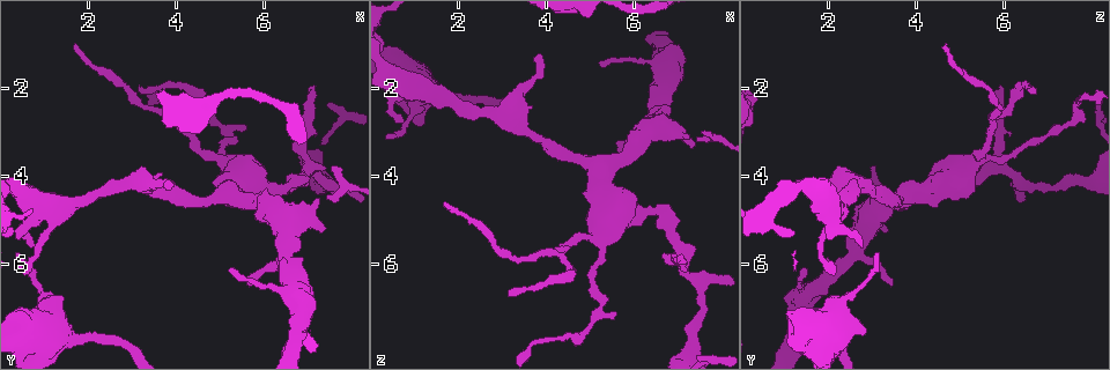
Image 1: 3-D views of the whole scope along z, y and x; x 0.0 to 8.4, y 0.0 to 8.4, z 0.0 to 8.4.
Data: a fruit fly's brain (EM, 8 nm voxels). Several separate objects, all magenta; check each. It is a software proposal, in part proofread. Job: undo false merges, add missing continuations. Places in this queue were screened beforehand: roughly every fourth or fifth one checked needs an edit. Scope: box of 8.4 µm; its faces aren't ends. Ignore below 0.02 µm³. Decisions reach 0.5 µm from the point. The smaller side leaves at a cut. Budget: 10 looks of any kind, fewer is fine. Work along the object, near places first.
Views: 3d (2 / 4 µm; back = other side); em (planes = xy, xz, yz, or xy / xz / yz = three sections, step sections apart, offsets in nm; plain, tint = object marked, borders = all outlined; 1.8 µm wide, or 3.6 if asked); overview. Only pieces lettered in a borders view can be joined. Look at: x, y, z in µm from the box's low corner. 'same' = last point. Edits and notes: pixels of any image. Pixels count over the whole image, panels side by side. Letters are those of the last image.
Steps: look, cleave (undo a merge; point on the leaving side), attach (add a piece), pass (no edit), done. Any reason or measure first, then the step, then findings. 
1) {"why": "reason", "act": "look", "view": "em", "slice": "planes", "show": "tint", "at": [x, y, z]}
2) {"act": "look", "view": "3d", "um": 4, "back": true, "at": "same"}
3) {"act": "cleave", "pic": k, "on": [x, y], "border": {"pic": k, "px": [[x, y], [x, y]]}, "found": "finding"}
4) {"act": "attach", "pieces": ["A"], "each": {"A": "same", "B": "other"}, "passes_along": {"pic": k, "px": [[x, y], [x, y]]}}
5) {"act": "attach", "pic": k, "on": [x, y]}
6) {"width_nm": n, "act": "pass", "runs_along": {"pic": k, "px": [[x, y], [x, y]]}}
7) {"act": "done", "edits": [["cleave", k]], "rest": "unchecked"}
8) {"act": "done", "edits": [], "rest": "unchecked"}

{"why": "sudden change in width", "act": "look", "view": "em", "slice": "planes", "show": "borders", "at": [5.30, 3.65, 5.90]}

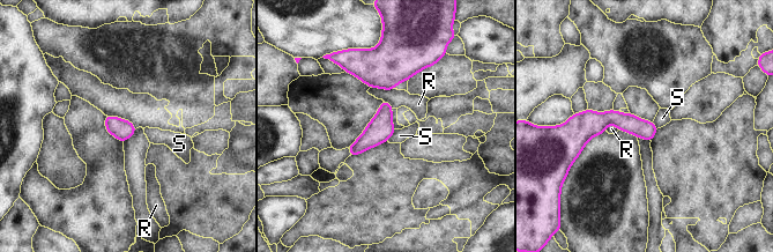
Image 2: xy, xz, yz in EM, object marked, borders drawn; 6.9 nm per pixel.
{"act": "pass", "each": {"R": "other", "S": "other"}, "found": "continuous, no second neuron"}

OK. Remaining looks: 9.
{"why": "tapers out", "act": "look", "view": "3d", "um": 2, "at": [5.25, 6.05, 1.40]}

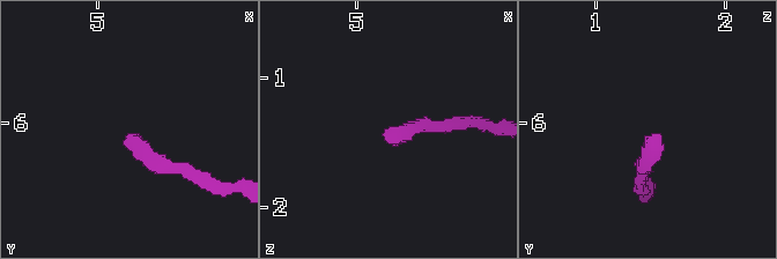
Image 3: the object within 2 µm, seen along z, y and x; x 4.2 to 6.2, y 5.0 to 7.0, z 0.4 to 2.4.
{"why": "now the EM", "act": "look", "view": "em", "slice": "yz", "step": 4, "show": "borders", "at": [5.22, 6.10, 1.44]}

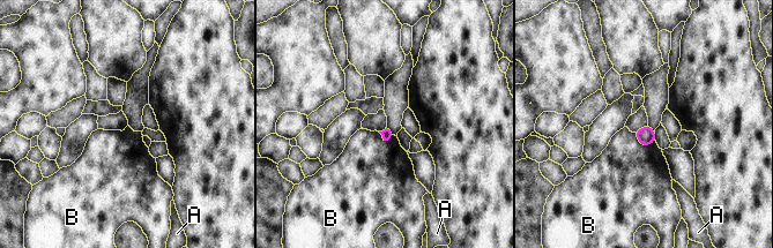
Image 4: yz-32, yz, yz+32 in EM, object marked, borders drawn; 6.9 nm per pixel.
{"act": "look", "view": "em", "slice": "planes", "show": "borders", "at": "same"}

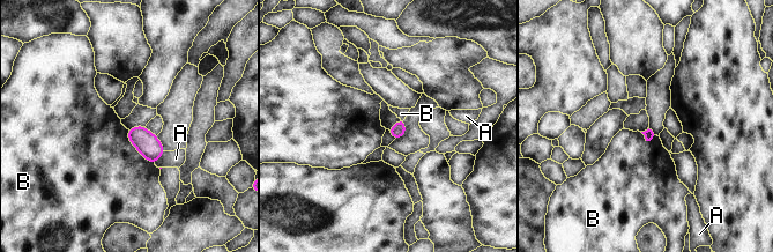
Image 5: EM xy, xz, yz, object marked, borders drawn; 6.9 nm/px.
{"act": "pass", "each": {"A": "other", "B": "other"}, "found": "none of them fits"}

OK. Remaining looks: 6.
{"act": "look", "view": "3d", "um": 2, "at": [1.65, 4.70, 2.25]}

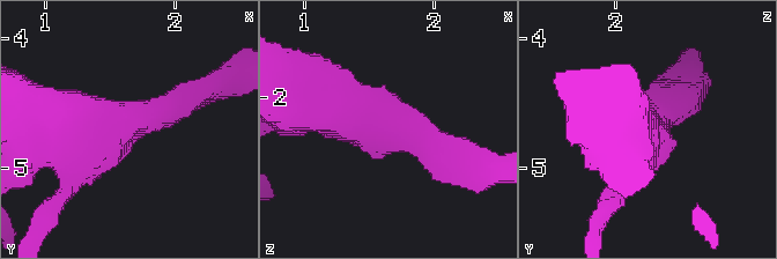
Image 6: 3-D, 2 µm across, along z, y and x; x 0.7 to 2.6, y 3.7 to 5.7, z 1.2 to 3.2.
{"act": "look", "view": "em", "slice": "planes", "show": "tint", "at": [1.70, 4.62, 2.24]}

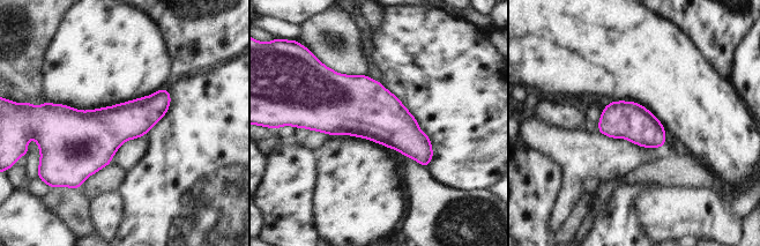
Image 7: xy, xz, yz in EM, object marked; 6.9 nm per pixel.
{"act": "look", "view": "em", "slice": "planes", "show": "borders", "at": "same"}

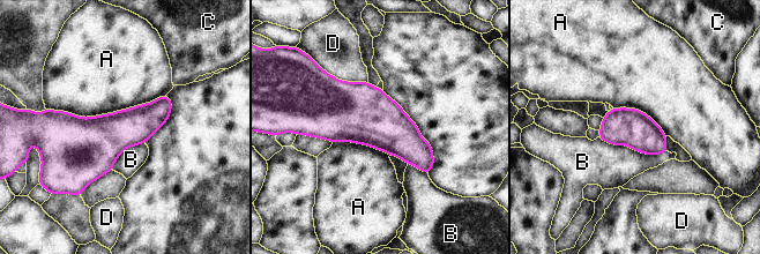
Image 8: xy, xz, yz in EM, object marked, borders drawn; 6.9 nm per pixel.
{"act": "pass", "each": {"A": "other", "B": "other", "C": "other", "D": "other"}, "border": {"pic": 8, "px": [[165, 94], [91, 117], [46, 110]]}, "found": "continuous, no second neuron"}

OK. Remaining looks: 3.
{"why": "an open end", "act": "look", "view": "3d", "um": 2, "at": [1.70, 1.00, 4.65]}

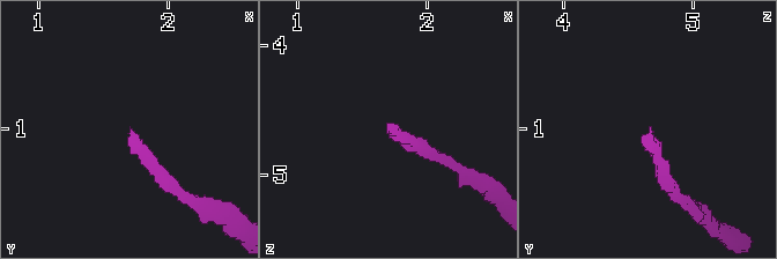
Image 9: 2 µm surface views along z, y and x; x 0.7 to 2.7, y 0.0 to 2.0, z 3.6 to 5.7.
{"act": "look", "view": "em", "slice": "xz", "step": 8, "show": "borders", "at": [1.72, 1.00, 4.70]}

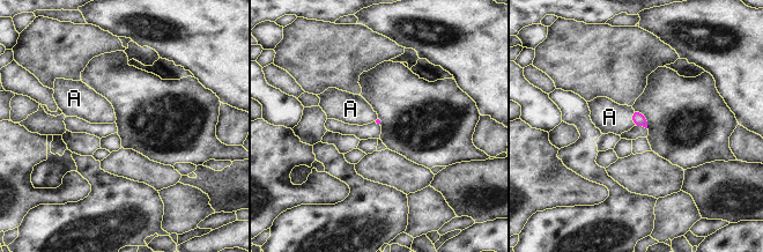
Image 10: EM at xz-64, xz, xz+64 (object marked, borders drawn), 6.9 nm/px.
{"act": "look", "view": "em", "slice": "planes", "show": "borders", "at": "same"}

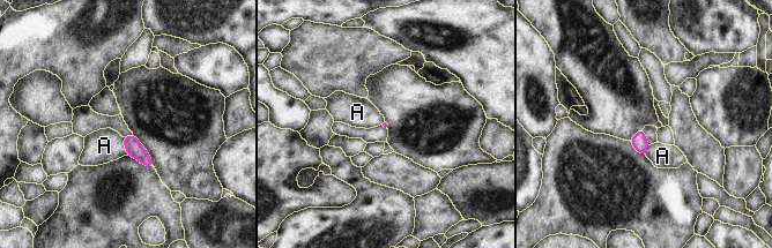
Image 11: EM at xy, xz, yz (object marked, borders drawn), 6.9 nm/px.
{"longest_contact_nm": ["A", 130], "act": "pass", "each": {"A": "other"}, "found": "none of them fits"}

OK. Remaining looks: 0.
{"act": "done", "edits": [], "rest": "unchecked"}

